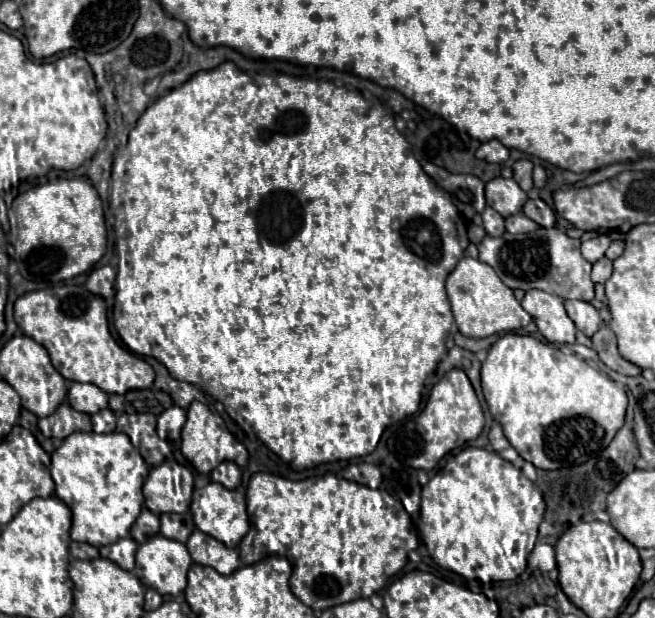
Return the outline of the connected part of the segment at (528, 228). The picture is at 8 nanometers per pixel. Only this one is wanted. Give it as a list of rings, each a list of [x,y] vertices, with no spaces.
[[[516,213],[516,215],[506,219],[506,231],[508,233],[532,233],[536,229],[540,229],[540,225],[534,223],[532,219],[528,219],[524,213]]]

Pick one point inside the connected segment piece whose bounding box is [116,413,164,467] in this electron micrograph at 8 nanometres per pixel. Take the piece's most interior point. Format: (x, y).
(141, 427)

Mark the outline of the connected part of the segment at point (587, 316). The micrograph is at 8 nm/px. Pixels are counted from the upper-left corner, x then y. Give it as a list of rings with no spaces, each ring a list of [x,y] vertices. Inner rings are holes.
[[[566,301],[564,305],[566,305],[566,311],[568,311],[568,317],[574,321],[578,331],[582,331],[588,337],[592,337],[598,331],[600,315],[598,315],[598,309],[592,303]]]

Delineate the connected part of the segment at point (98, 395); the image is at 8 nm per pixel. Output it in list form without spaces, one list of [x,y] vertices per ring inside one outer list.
[[[72,383],[68,389],[68,403],[76,411],[92,415],[108,407],[108,393],[92,383]]]

